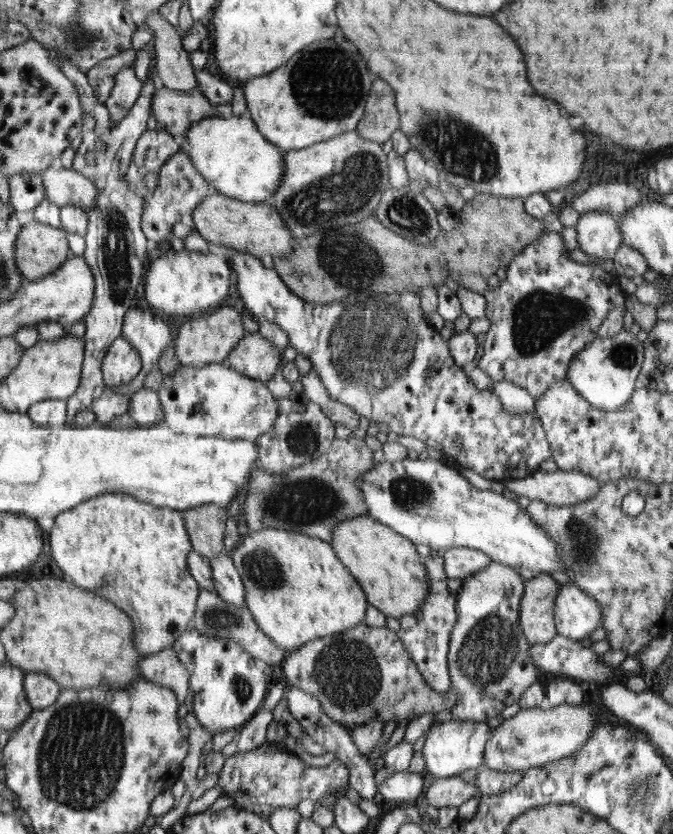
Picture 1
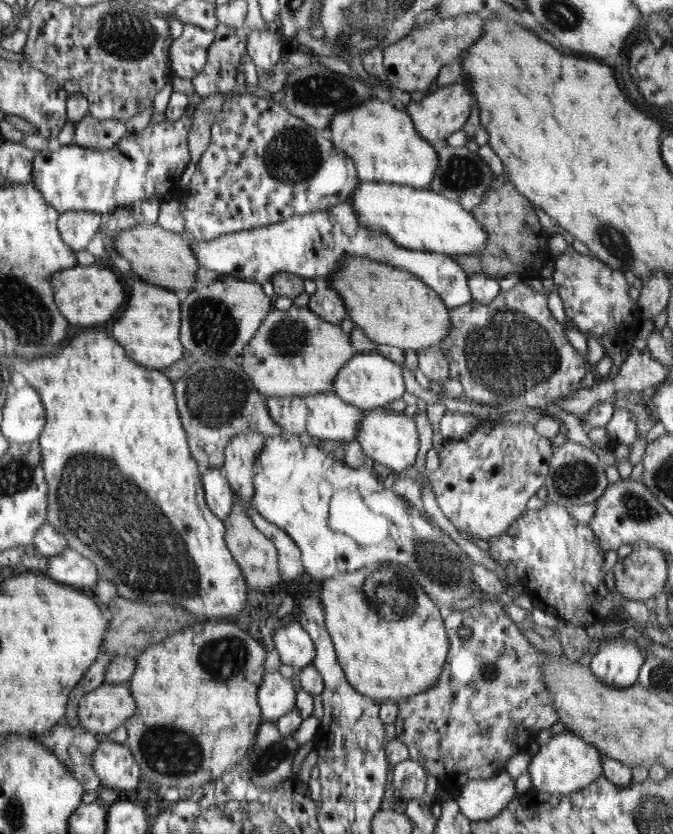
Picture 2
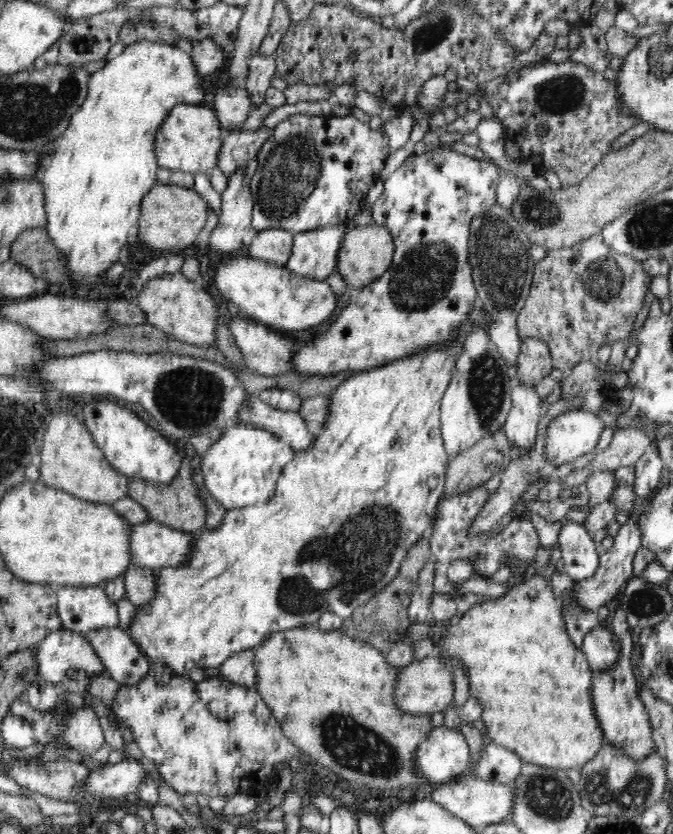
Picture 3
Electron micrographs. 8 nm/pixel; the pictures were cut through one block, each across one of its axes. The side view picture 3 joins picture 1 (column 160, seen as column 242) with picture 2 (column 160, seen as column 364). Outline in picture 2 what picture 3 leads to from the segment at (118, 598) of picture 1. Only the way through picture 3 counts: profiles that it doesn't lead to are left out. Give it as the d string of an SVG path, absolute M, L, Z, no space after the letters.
M87 327L80 334L71 336L60 350L52 352L34 360L20 359L16 362L16 370L26 378L29 385L38 392L42 405L46 410L46 424L39 437L39 444L43 452L44 480L49 484L49 514L47 522L58 533L64 534L68 547L76 550L94 562L99 570L100 579L110 580L118 589L118 595L136 602L168 603L184 607L185 611L194 613L197 617L214 619L226 618L230 614L238 614L248 598L248 588L244 582L244 575L239 563L231 555L226 544L226 524L211 511L206 501L203 488L202 471L199 464L190 454L187 434L182 428L179 412L174 400L172 382L162 374L162 370L150 370L132 360L123 346L106 332L102 327Z

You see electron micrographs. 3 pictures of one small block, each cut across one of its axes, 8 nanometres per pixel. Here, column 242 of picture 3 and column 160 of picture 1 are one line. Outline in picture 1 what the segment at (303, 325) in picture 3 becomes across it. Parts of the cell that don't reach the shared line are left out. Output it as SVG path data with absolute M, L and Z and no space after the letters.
M171 250L151 264L144 279L141 296L157 312L176 316L203 316L206 310L220 306L230 292L232 264L230 257L199 251Z

